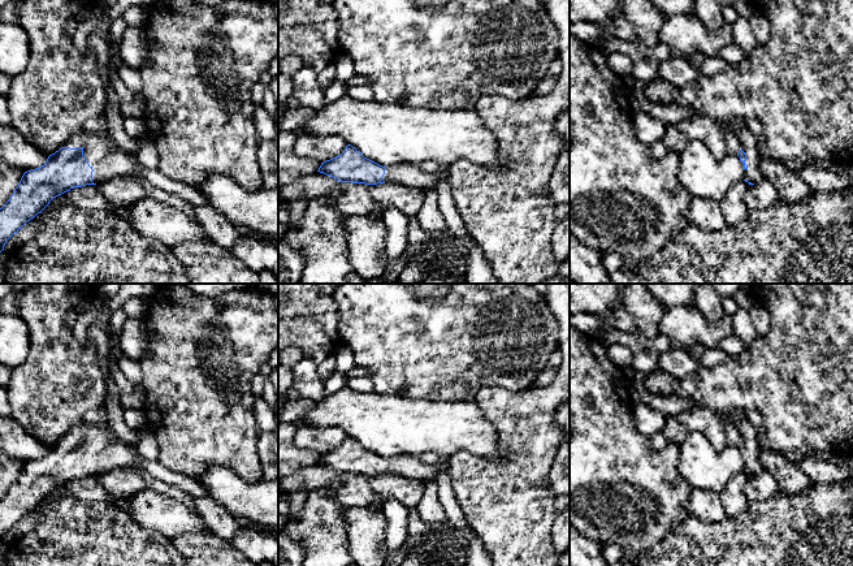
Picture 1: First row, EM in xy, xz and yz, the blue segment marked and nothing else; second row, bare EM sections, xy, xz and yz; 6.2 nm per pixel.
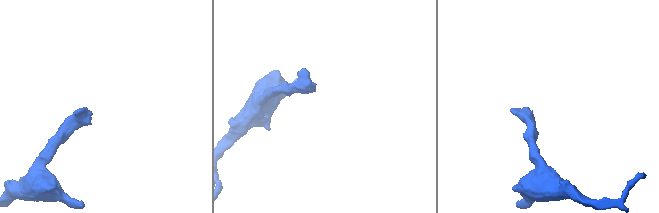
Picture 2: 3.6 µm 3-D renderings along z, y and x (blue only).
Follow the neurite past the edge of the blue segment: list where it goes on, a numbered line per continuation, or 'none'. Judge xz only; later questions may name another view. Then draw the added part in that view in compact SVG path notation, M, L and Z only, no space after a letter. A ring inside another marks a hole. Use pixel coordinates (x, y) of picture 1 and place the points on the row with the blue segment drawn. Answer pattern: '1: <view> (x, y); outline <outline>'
1: xz (410, 175); outline M395 164L386 167L382 180L413 187L434 187L440 176L437 173L424 173L415 164Z

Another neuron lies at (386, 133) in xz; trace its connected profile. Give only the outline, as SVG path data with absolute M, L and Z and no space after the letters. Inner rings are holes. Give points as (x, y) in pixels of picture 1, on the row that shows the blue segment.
M346 95L319 108L299 131L339 135L382 167L430 160L445 167L456 161L484 167L502 163L497 138L475 111L408 107Z

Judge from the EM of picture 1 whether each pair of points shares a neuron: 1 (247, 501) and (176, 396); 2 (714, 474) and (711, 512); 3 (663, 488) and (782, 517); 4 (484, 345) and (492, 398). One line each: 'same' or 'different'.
1: different
2: different
3: different
4: different

